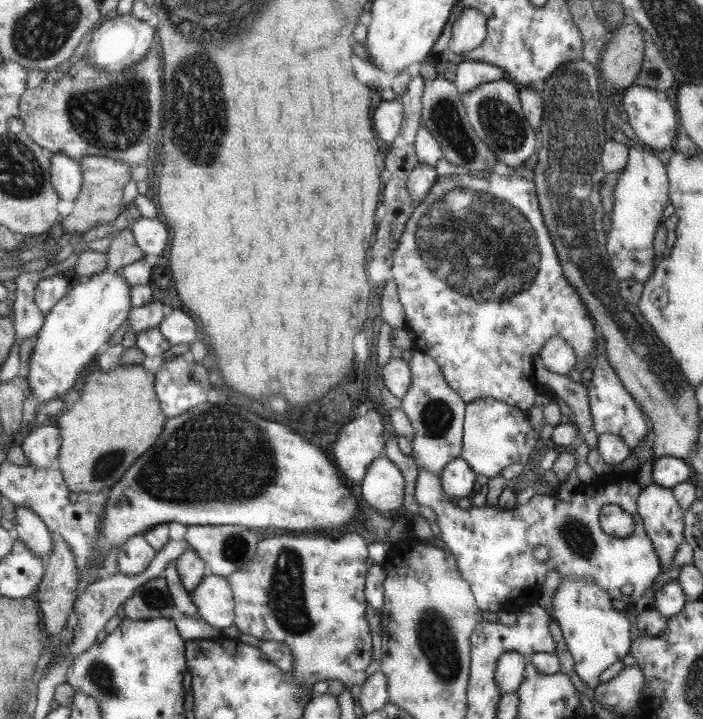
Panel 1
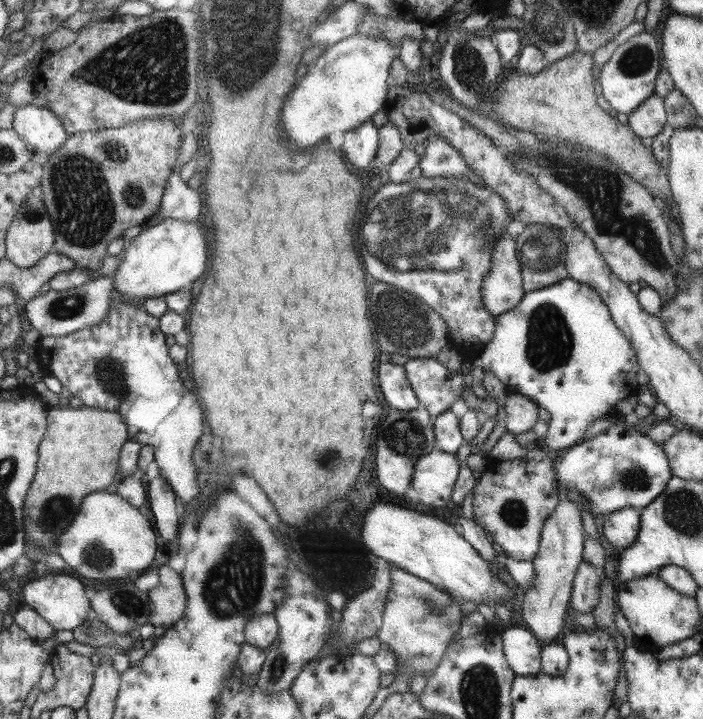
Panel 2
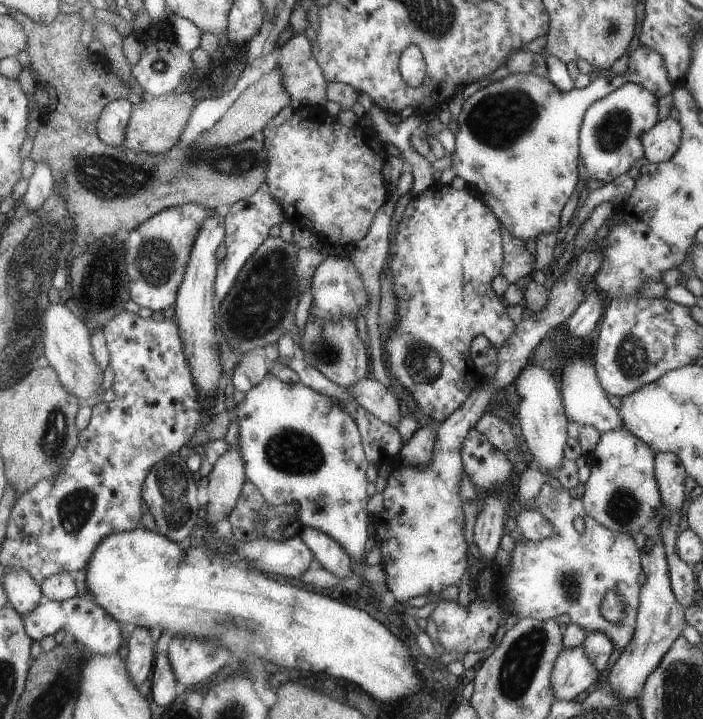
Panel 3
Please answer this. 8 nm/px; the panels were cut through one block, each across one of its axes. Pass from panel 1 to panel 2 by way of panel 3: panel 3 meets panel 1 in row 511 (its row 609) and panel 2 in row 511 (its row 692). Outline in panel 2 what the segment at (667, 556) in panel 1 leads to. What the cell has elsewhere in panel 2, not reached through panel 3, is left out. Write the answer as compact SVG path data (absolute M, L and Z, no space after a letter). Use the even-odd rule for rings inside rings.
M625 507L604 516L601 534L613 550L618 552L634 544L638 537L638 530L639 509Z

